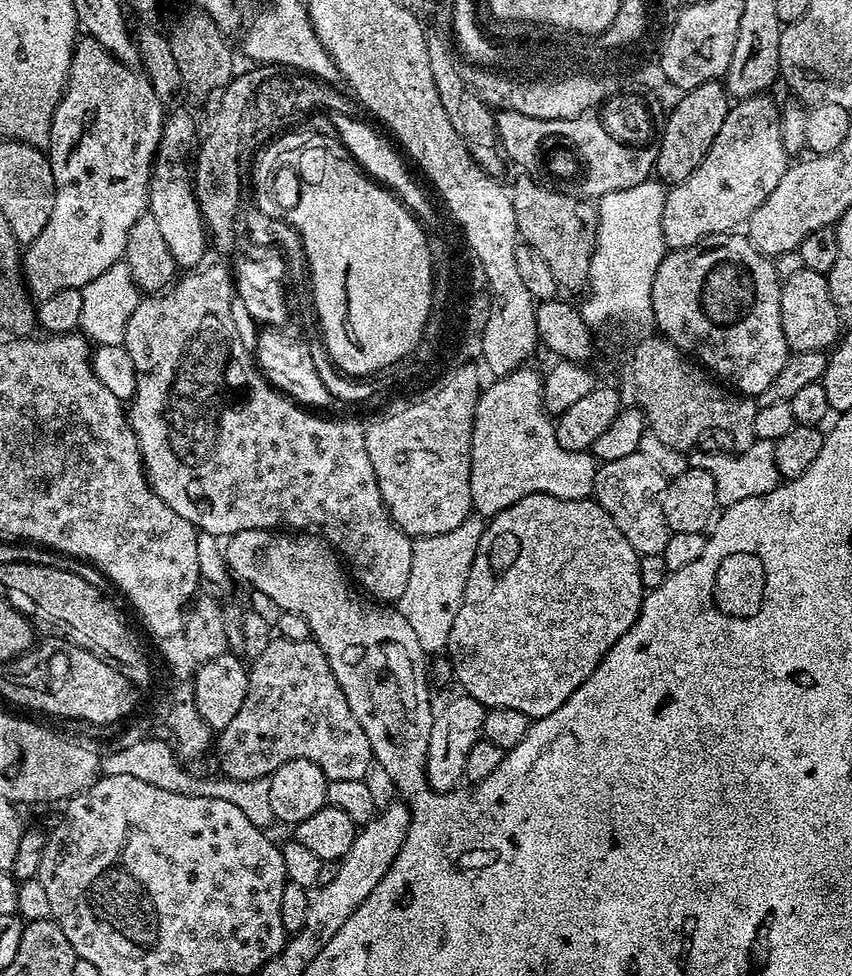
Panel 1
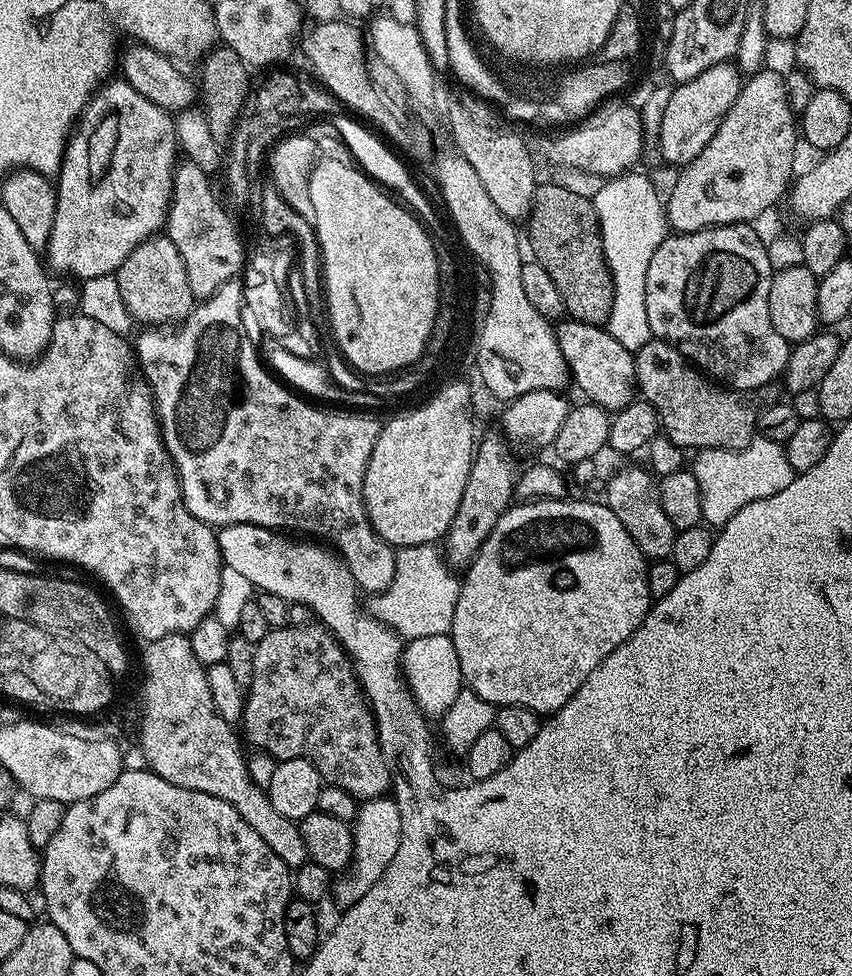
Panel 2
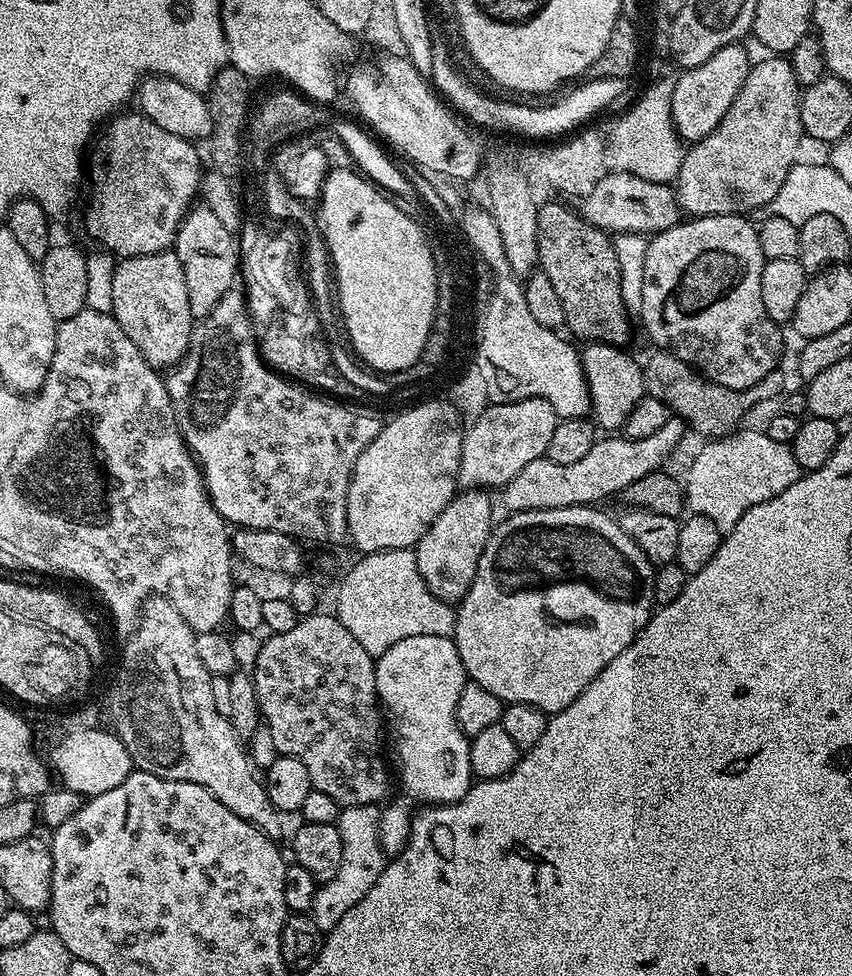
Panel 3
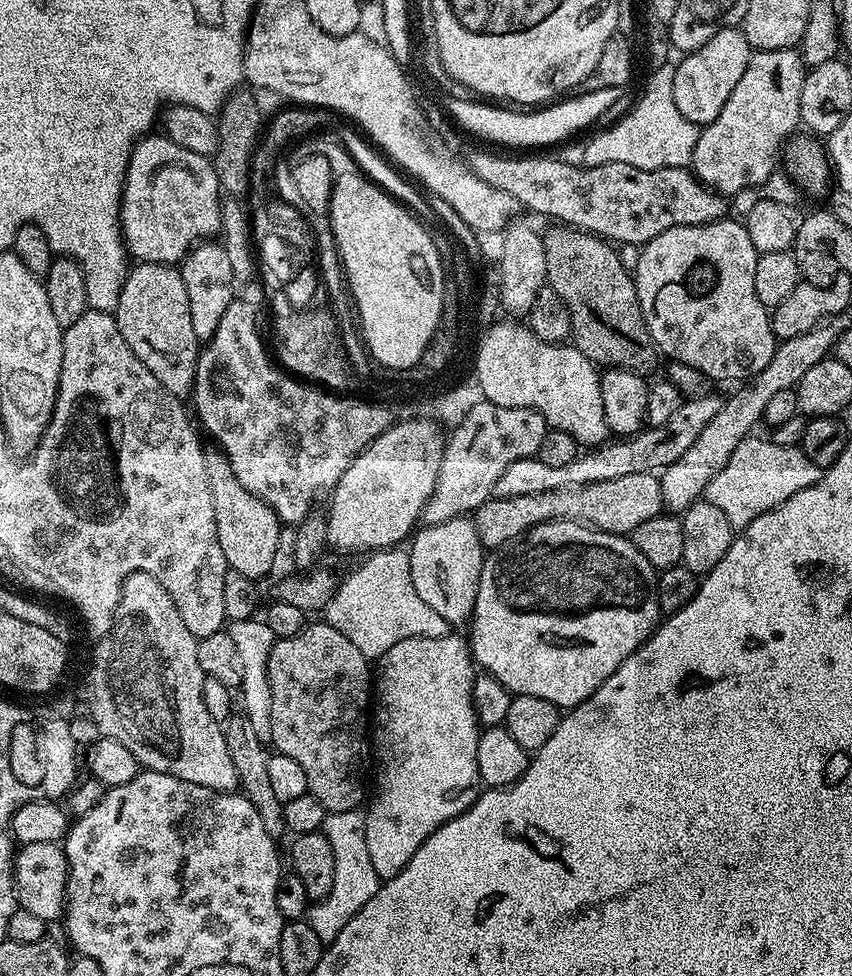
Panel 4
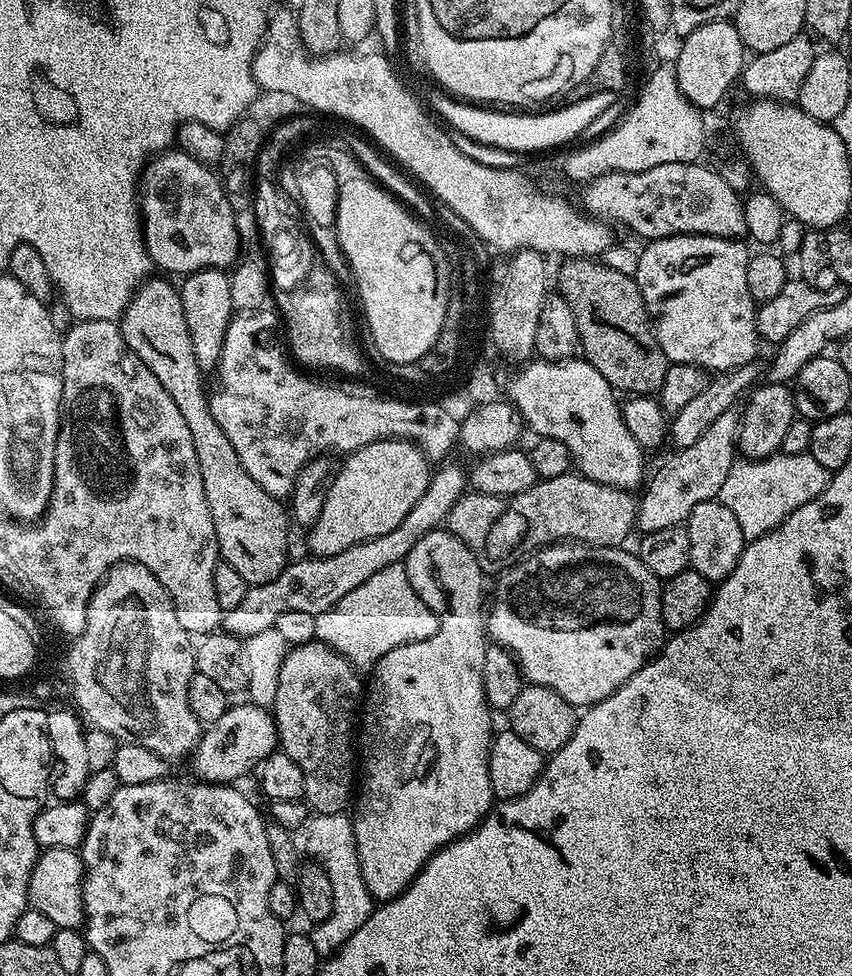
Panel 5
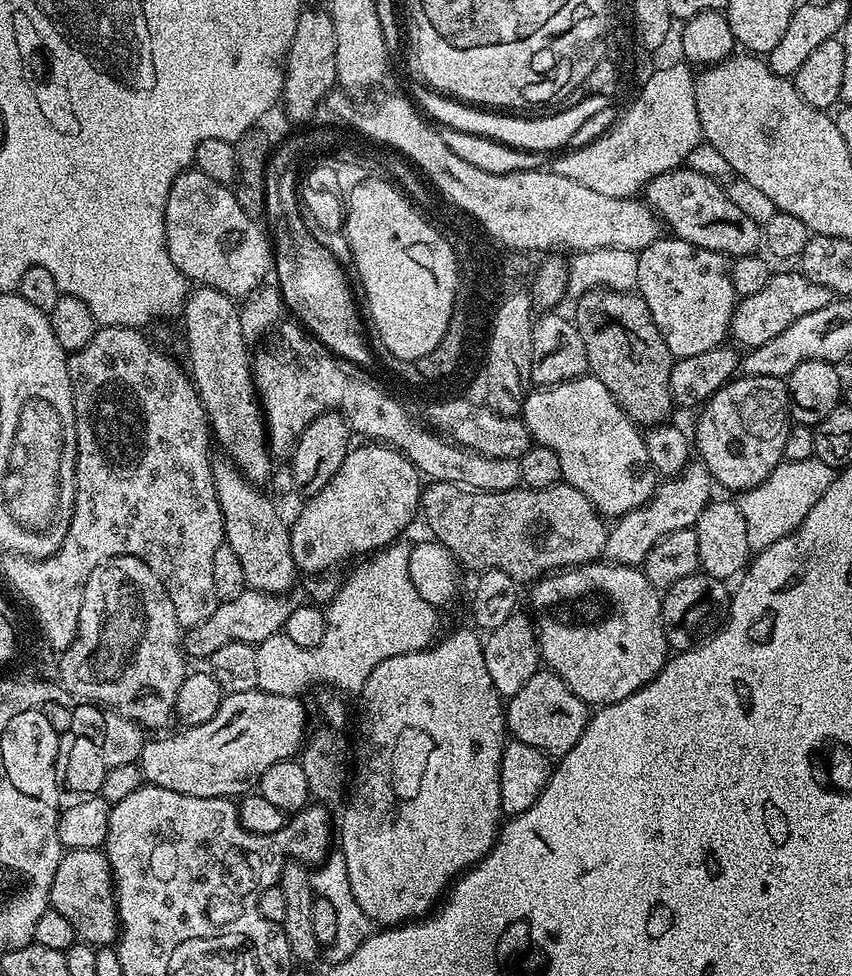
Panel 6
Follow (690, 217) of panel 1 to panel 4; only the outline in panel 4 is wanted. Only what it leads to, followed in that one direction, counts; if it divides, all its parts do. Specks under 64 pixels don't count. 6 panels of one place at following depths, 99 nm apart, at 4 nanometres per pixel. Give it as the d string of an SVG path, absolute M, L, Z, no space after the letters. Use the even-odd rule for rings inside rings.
M796 48L753 51L750 66L726 98L722 114L699 129L691 171L700 183L731 198L747 188L760 188L777 171L785 144L801 127L800 103L806 65Z

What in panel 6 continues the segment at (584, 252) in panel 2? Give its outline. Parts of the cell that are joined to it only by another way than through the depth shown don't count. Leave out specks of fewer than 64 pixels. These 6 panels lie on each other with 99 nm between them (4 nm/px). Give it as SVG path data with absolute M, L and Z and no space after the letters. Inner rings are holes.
M596 288L575 303L574 323L578 334L582 334L582 346L586 346L591 375L610 390L620 411L637 426L665 423L671 417L668 415L674 412L670 394L670 370L674 357L650 314L650 306L646 306L639 291Z

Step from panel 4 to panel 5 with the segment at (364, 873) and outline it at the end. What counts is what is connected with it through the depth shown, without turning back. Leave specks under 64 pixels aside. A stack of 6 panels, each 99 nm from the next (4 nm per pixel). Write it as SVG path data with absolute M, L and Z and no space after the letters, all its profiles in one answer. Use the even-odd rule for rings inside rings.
M343 812L313 815L306 825L307 832L308 852L312 855L309 857L315 858L320 867L326 870L330 886L334 886L334 910L310 932L316 953L322 958L328 958L339 952L354 934L354 930L358 930L358 926L362 926L366 918L370 918L374 901L366 890L366 882L360 873L352 816Z

